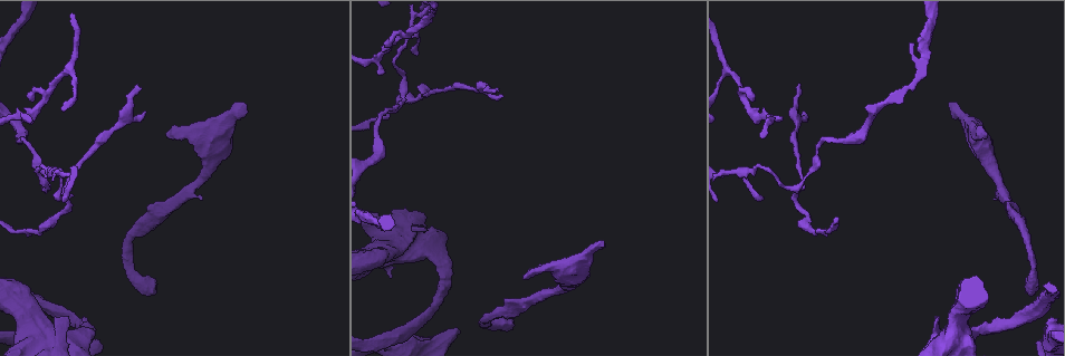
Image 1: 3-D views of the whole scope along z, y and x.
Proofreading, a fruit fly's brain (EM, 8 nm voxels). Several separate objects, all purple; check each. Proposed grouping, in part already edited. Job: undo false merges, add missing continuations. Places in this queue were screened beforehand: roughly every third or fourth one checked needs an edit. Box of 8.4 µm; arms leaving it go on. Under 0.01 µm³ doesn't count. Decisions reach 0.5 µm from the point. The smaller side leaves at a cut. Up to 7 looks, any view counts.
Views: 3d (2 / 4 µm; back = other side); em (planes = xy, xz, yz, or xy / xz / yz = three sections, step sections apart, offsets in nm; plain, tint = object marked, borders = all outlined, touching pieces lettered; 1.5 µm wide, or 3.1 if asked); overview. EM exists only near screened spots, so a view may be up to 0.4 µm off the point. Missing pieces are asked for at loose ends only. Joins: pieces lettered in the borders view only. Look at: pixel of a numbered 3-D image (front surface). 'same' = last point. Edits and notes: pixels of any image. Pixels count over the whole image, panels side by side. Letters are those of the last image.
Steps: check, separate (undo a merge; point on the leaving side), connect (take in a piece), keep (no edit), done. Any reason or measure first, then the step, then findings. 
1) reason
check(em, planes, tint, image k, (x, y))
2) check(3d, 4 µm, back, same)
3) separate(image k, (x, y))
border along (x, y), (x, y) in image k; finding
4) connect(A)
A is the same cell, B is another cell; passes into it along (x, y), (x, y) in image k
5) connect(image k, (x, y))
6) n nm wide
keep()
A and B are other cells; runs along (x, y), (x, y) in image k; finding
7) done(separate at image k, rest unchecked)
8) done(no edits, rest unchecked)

end of a long branch
check(em, planes, borders, image 1, (153, 294))

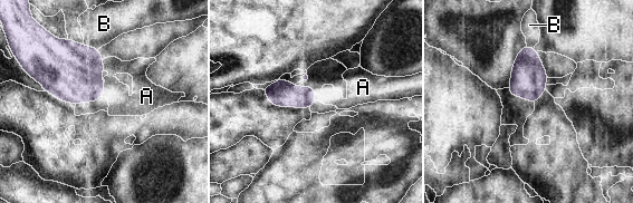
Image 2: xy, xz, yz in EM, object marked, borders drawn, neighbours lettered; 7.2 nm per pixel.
170 nm wide
connect(A)
A is the same cell, B is another cell; the cell continues

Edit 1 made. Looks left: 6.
free end
check(3d, 2 µm, back, image 1, (63, 317))

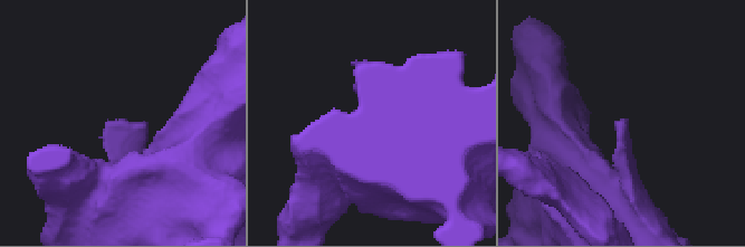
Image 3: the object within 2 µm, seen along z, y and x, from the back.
need the tissue
check(em, planes, plain, image 3, (627, 119))

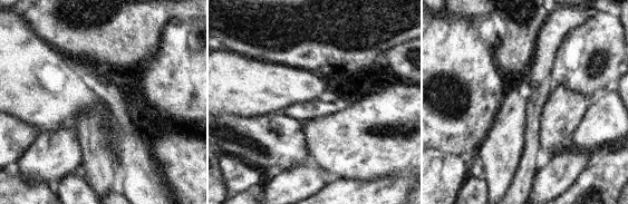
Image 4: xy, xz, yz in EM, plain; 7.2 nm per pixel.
check(em, planes, borders, same)

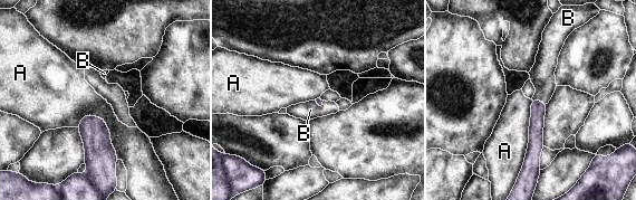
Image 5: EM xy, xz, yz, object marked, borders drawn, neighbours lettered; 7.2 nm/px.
connect(B)
B is the same cell, A is another cell; passes into it along (537, 123), (539, 101), (542, 76) in image 5; it goes on there

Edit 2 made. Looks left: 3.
thin end
check(em, yz, step 4, tint, image 1, (60, 195))

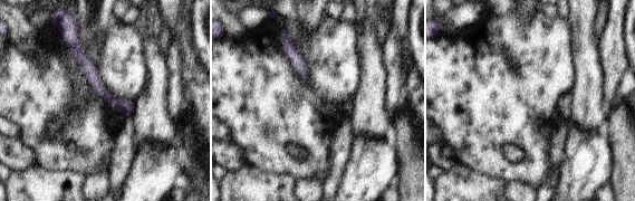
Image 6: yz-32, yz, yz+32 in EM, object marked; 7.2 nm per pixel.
cut it another way
check(em, planes, borders, same)

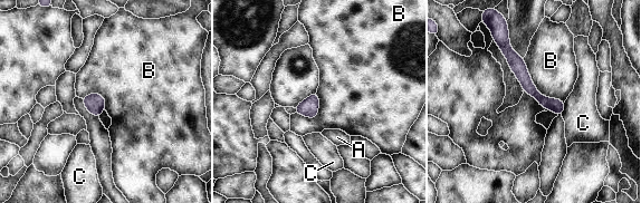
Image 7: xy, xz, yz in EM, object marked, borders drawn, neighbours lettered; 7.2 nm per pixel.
keep()
A, B and C are other cells; no lettered piece goes on from it

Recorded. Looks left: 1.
done(connect at image 2, connect at image 5, rest unchecked)

